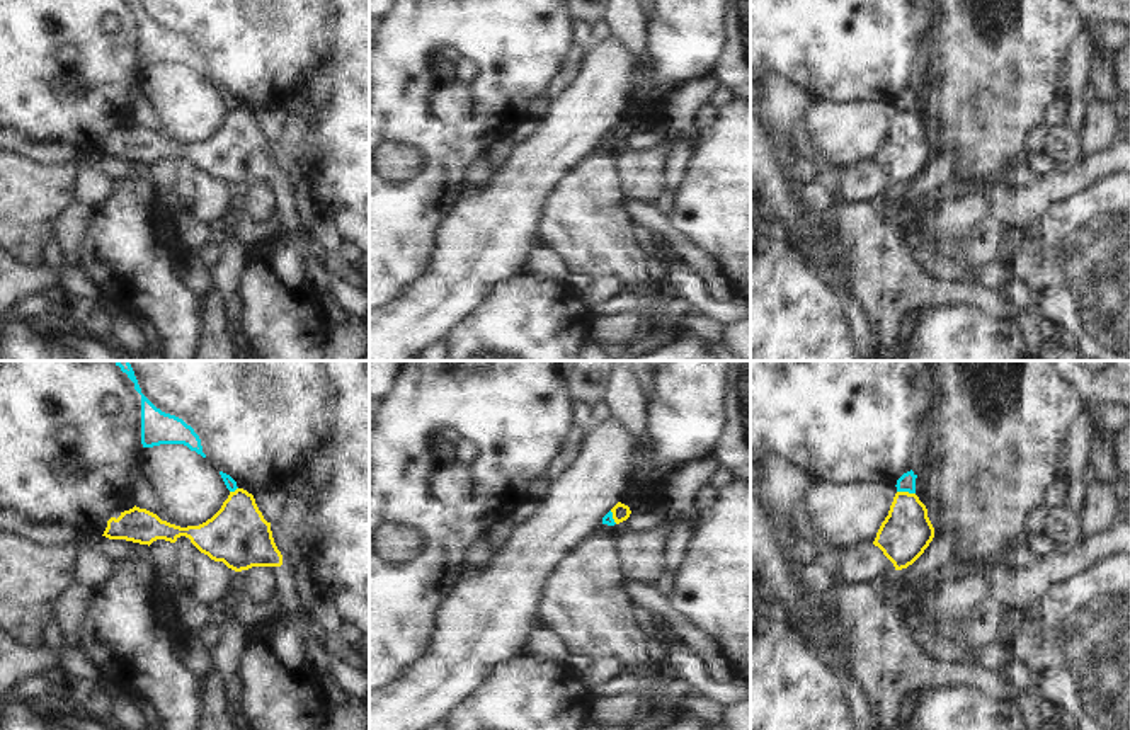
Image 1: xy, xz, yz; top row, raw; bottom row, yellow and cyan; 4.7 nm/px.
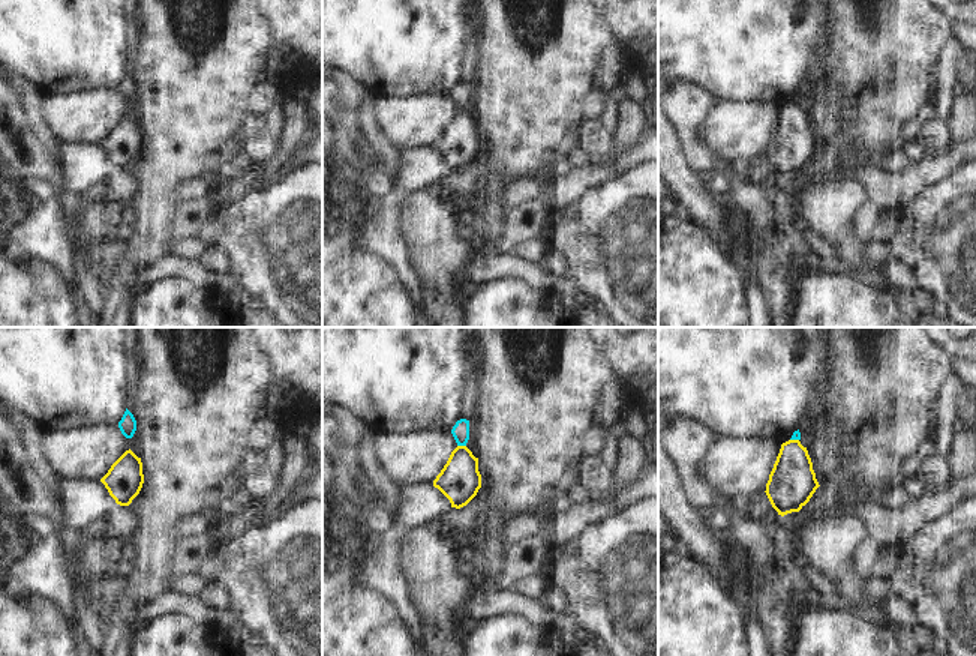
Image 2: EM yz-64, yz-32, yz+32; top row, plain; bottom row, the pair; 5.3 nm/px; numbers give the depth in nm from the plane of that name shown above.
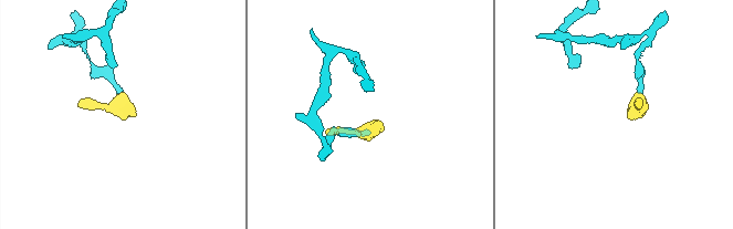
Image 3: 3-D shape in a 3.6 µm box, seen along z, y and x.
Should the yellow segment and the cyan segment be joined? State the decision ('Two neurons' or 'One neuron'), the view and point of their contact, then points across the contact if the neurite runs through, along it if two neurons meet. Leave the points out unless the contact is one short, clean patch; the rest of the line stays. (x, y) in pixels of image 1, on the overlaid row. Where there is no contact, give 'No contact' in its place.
Two neurons. Touches yellow at yz (906, 492). Boundary: yz (897, 490), (914, 494).

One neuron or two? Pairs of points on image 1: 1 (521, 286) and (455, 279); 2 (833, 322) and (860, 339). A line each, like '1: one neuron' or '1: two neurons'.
1: two neurons
2: two neurons

